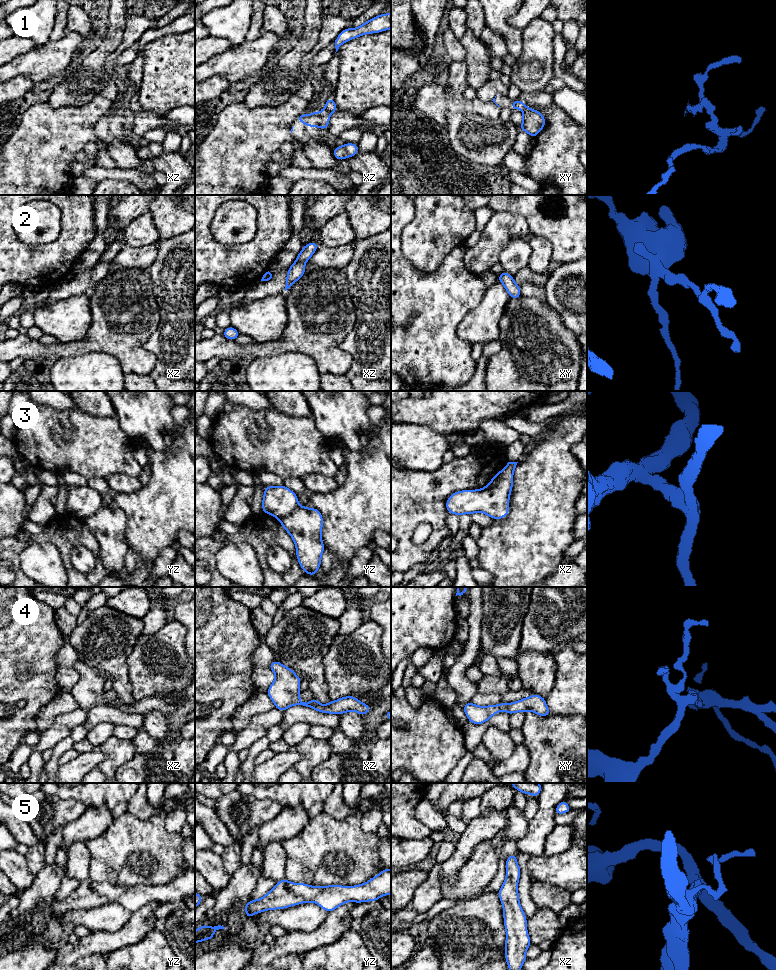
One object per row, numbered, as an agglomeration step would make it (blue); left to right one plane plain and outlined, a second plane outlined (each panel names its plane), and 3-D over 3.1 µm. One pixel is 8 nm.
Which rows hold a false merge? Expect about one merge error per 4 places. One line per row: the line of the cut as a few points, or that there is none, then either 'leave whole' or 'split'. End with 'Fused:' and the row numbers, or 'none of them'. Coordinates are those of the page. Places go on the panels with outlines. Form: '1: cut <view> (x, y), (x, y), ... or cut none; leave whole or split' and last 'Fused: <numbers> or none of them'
1: cut xz (323, 111), (328, 113); split
2: cut none; leave whole
3: cut xz (503, 469), (500, 477), (492, 485), (486, 487); split
4: cut none; leave whole
5: cut none; leave whole
Fused: 1, 3

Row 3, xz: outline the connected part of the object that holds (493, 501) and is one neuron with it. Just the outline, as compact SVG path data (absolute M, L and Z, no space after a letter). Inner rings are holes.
M508 462L499 480L491 487L454 492L446 501L449 514L472 515L482 512L492 519L502 519L509 512L509 498L513 486L513 472L518 462Z

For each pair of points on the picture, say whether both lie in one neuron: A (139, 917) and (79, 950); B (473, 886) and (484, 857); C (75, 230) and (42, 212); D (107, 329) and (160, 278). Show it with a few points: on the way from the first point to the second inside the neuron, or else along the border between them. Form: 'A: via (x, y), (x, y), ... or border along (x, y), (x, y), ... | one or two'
A: via (126, 932), (117, 940), (94, 944) | one
B: via (473, 879), (483, 864) | one
C: border along (57, 205), (60, 210), (60, 233), (49, 243) | two
D: border along (147, 269), (150, 275), (151, 288), (159, 309) | two

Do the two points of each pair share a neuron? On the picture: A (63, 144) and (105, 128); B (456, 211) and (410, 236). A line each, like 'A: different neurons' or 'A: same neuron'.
A: different neurons
B: same neuron

